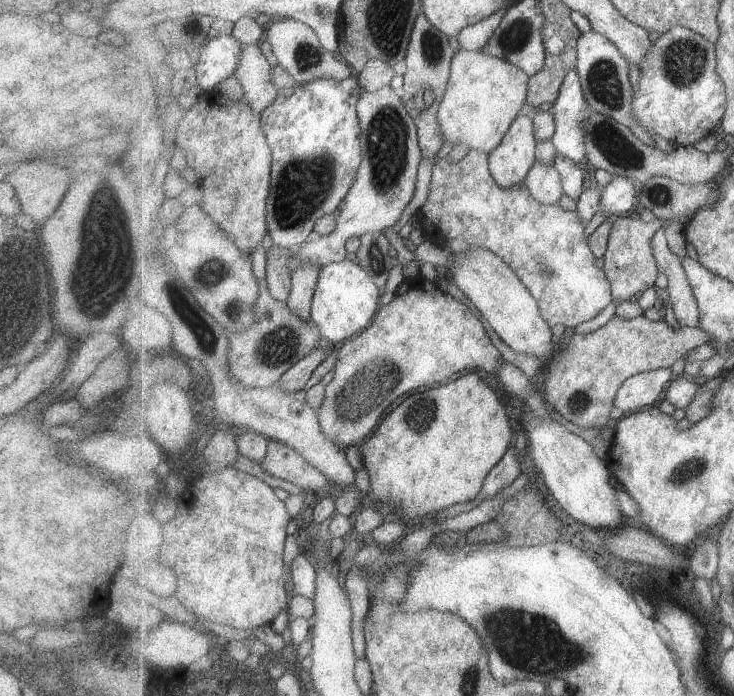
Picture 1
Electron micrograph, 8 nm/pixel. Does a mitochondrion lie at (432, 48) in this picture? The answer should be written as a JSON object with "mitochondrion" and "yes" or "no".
{"mitochondrion":"yes"}

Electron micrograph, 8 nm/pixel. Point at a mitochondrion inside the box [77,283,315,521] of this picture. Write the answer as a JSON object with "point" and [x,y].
{"point":[282,345]}

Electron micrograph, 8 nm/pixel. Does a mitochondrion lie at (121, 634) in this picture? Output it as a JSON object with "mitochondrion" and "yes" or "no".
{"mitochondrion":"no"}

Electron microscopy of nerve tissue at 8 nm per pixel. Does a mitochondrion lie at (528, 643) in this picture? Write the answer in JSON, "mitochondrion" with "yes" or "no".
{"mitochondrion":"yes"}

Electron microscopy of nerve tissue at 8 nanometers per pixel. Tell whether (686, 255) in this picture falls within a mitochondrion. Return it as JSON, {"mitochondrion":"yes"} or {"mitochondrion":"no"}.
{"mitochondrion":"no"}

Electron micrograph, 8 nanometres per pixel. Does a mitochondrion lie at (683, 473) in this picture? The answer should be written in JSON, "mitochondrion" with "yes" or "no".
{"mitochondrion":"yes"}

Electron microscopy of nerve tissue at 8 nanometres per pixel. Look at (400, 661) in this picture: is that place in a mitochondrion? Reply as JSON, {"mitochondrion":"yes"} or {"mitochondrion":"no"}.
{"mitochondrion":"no"}

